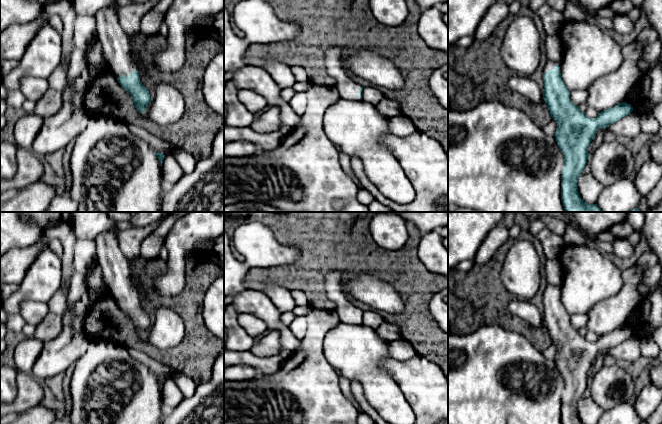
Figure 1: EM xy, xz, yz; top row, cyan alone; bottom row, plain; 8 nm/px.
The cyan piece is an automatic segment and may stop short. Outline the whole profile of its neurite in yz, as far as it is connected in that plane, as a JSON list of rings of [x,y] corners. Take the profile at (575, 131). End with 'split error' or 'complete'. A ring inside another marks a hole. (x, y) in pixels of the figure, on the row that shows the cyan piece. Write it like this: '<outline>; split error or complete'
[[[547,59],[543,73],[543,99],[556,120],[554,134],[557,145],[564,155],[564,167],[561,174],[561,200],[565,212],[603,212],[597,204],[584,202],[577,188],[577,181],[590,157],[588,147],[599,128],[607,128],[627,116],[633,107],[620,103],[600,112],[596,118],[589,118],[574,105],[570,91],[565,86],[559,65]]]; split error

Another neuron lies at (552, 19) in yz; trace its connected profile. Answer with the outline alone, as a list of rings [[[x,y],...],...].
[[[547,3],[542,5],[536,13],[540,17],[547,35],[556,34],[563,22],[563,14]]]

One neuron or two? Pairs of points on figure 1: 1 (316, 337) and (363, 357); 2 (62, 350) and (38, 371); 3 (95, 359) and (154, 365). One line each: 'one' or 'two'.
1: two
2: one
3: two

